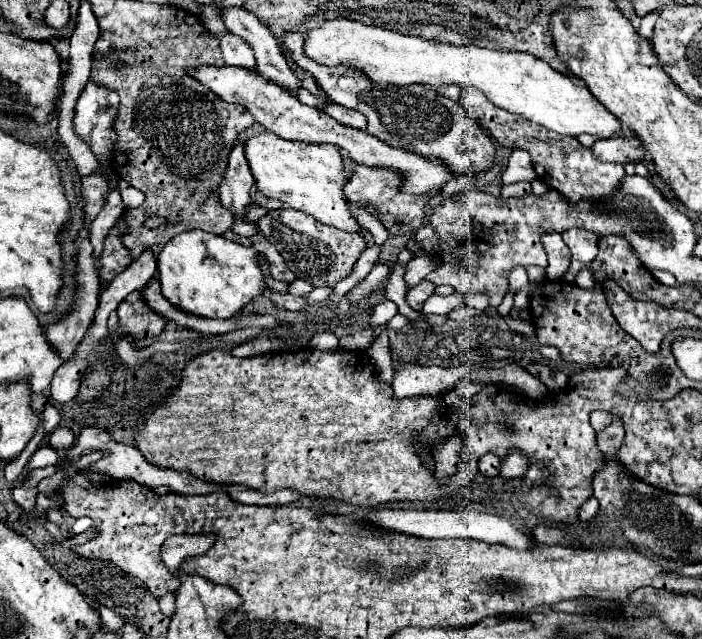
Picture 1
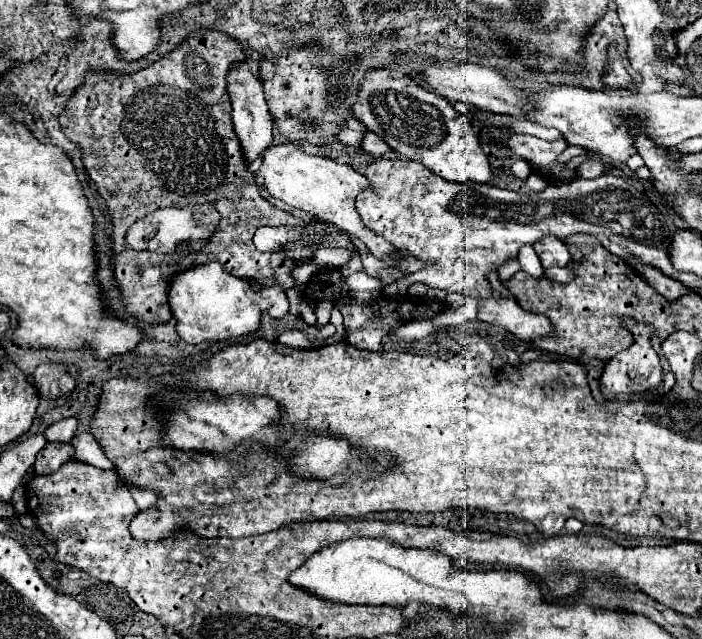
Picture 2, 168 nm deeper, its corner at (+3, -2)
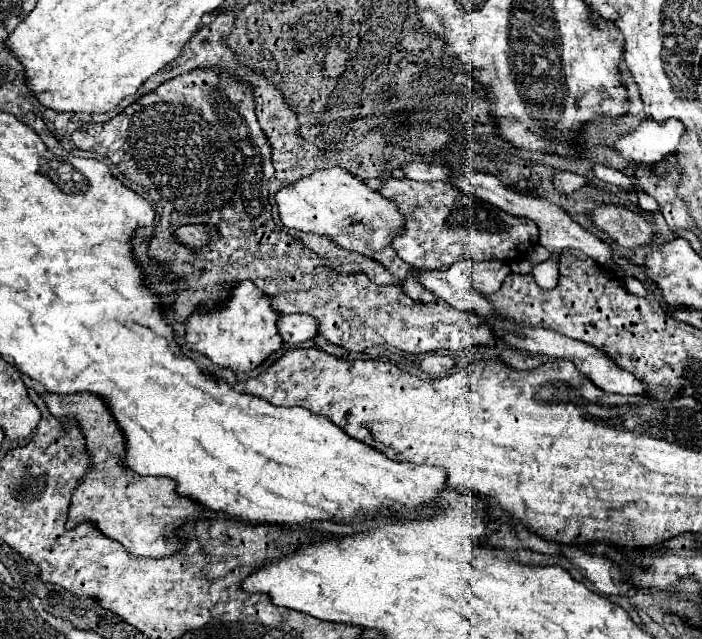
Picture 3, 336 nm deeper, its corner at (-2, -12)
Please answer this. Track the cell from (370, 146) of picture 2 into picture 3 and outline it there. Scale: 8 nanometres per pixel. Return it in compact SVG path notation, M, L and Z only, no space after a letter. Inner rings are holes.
M405 162L401 164L401 170L405 174L405 178L411 180L447 180L451 176L451 170L439 164L427 164L427 162Z

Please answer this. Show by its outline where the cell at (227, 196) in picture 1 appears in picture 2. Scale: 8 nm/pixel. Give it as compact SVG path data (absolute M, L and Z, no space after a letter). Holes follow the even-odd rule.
M240 62L240 66L232 66L228 74L228 92L232 98L232 120L234 120L234 130L240 138L242 150L252 162L262 150L266 150L272 142L272 118L268 114L268 106L264 102L264 88L260 86L260 80L250 72L250 66L246 62Z

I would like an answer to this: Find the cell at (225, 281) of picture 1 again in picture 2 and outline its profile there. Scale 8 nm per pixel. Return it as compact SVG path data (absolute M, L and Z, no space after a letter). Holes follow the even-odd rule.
M218 262L194 266L172 278L168 296L172 314L176 318L176 332L188 344L252 336L260 330L264 312L280 320L288 314L290 306L286 292L279 285L260 288L256 282L248 282L228 274Z

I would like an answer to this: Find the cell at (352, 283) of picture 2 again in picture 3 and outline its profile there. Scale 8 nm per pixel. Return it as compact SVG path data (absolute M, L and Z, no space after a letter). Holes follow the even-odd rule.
M410 275L407 280L405 280L405 284L402 284L402 287L404 293L416 302L427 304L436 299L432 292L418 282L415 275Z

